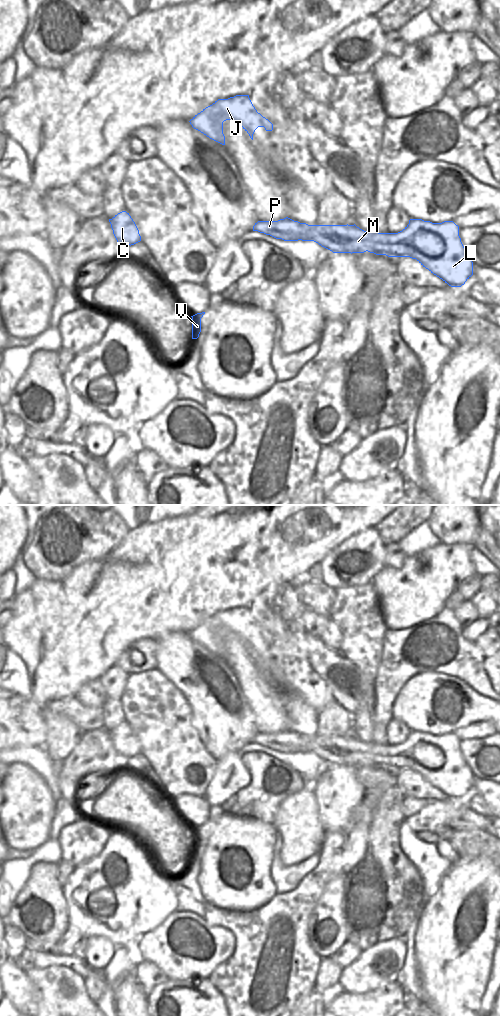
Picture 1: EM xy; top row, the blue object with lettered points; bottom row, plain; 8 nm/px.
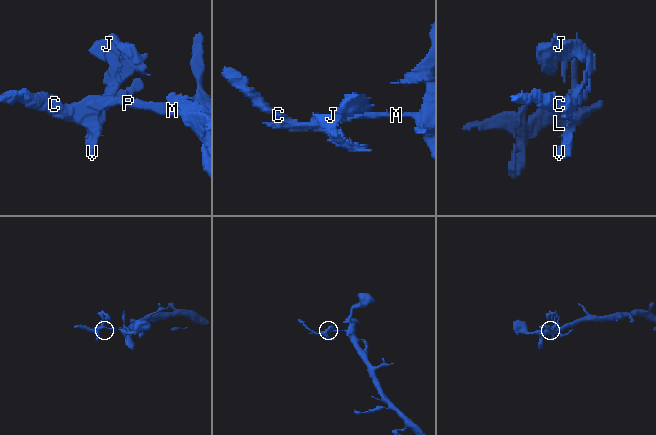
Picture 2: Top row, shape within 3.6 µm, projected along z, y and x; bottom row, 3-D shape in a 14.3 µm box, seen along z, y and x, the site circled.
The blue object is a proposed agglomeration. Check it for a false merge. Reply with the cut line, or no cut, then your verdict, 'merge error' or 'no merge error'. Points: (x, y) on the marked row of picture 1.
xy (372, 231), (372, 248), (379, 254) | merge error

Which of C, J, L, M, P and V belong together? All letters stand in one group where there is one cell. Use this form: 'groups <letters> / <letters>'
groups C J M P V / L

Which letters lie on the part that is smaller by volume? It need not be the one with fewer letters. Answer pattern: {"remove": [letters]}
{"remove": ["C", "J", "M", "P", "V"]}

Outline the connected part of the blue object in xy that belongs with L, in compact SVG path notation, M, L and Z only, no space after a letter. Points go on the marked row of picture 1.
M410 219L409 224L398 233L378 233L373 231L371 242L373 244L373 250L378 251L379 255L386 255L388 257L410 257L416 259L423 267L451 287L461 287L473 275L473 262L461 242L459 226L453 221L432 223L422 219Z

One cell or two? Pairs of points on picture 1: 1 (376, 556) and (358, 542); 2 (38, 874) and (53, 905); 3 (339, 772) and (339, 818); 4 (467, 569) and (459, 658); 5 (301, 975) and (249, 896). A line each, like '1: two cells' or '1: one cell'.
1: one cell
2: one cell
3: one cell
4: two cells
5: two cells

